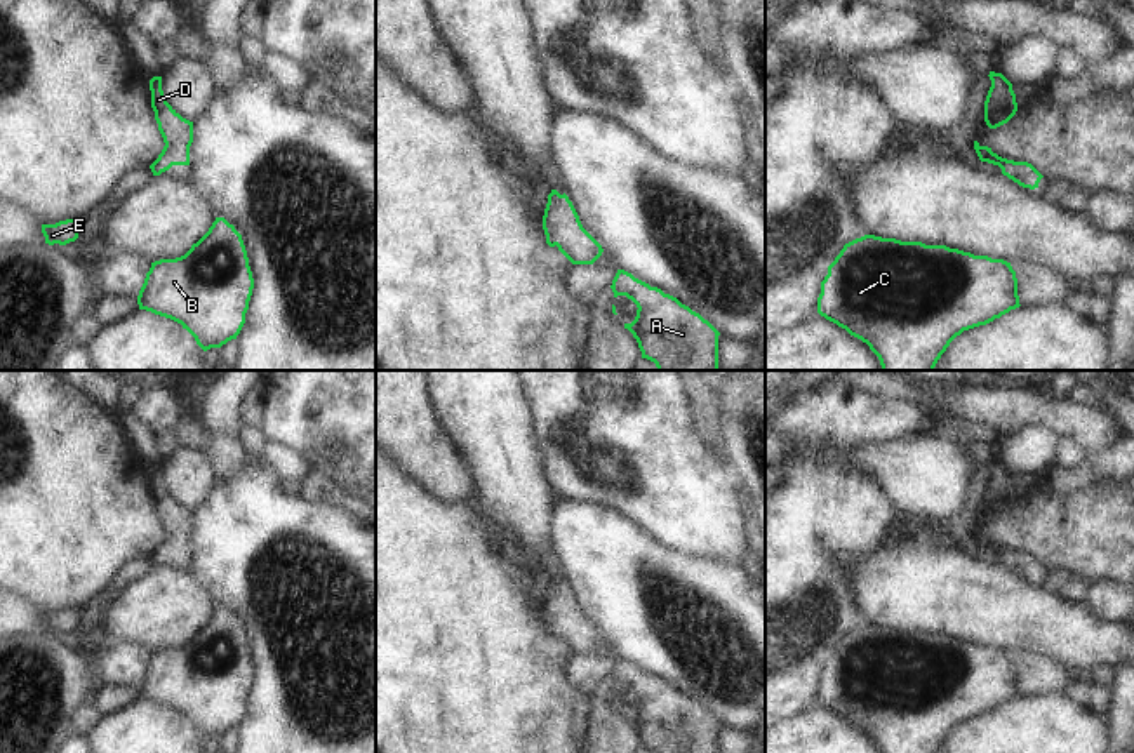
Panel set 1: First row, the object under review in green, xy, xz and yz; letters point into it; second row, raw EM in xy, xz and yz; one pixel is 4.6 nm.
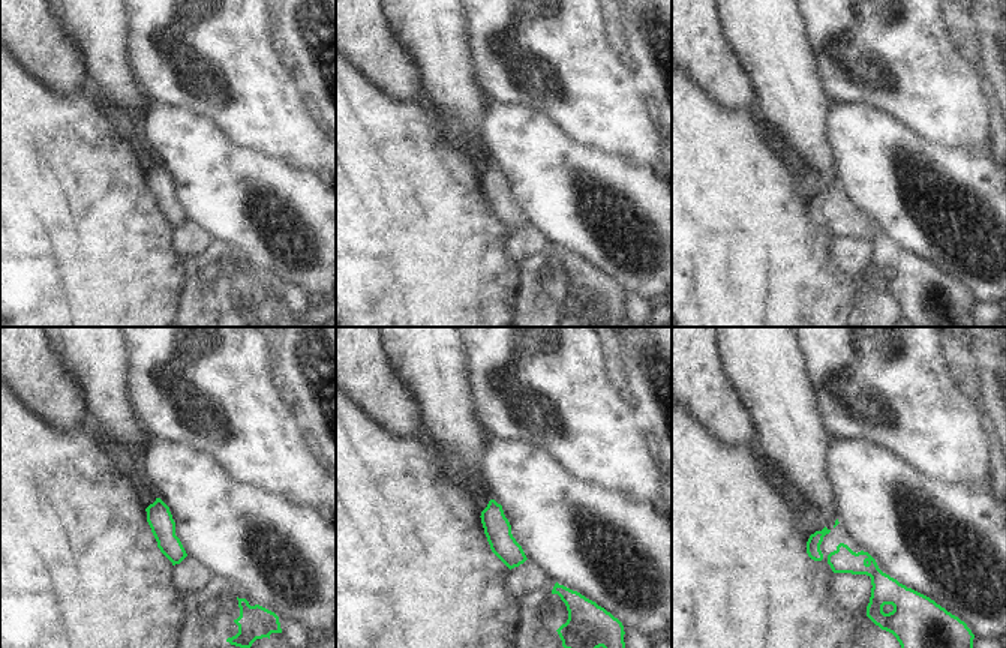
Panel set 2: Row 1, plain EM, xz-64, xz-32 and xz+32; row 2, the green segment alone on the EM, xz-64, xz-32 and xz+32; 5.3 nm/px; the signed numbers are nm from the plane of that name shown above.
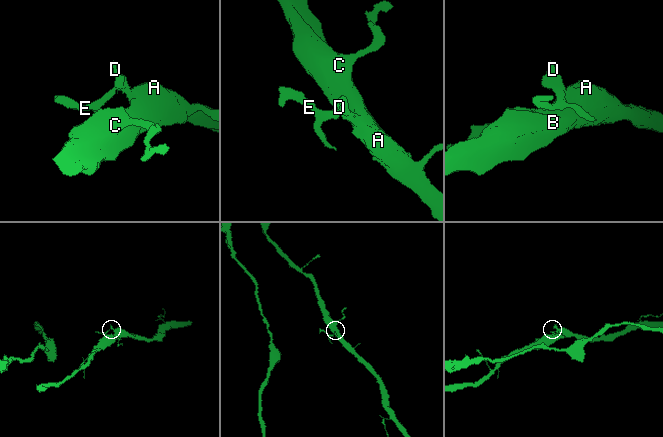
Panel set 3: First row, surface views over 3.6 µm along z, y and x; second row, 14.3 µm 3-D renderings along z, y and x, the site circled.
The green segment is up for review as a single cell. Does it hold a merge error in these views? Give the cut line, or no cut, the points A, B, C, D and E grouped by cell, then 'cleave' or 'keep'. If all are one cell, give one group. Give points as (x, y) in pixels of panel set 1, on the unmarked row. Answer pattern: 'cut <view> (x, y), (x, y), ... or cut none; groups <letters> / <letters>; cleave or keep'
cut none; groups A B C D E; keep

